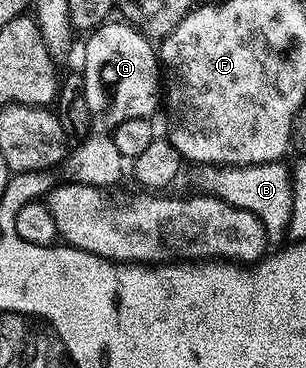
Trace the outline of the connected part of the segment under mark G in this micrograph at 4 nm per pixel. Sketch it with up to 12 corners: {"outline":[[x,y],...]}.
{"outline":[[125,21],[87,35],[87,136],[65,181],[103,190],[125,166],[114,133],[162,102],[155,45]]}

